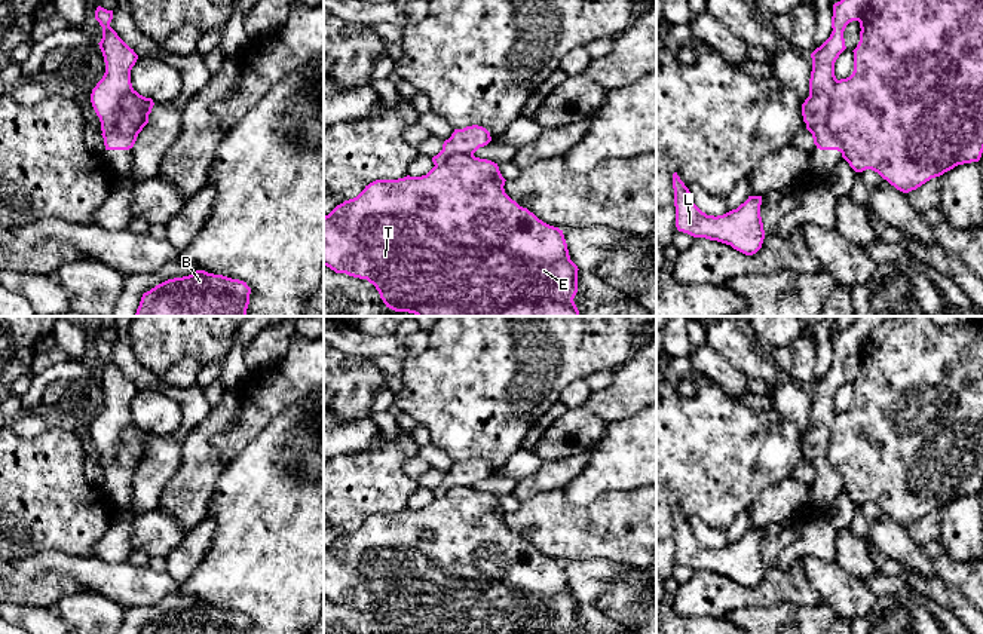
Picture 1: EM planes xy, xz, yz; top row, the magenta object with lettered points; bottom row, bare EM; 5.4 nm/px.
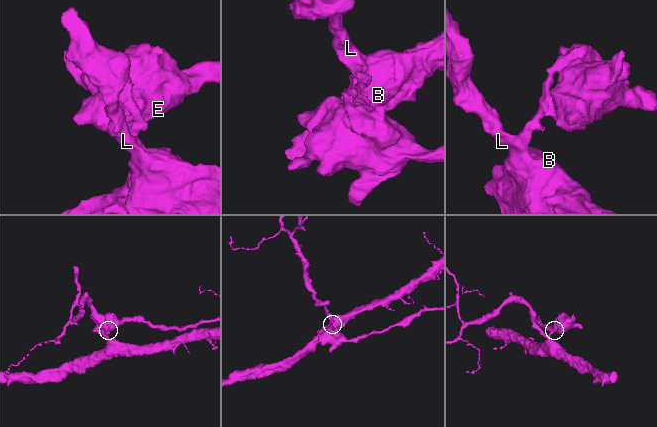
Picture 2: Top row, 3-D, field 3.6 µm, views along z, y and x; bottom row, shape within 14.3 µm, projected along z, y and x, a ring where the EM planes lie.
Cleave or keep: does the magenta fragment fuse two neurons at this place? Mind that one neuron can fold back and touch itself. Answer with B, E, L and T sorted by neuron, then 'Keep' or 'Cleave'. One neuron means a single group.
Groups: B L / E T. Cleave

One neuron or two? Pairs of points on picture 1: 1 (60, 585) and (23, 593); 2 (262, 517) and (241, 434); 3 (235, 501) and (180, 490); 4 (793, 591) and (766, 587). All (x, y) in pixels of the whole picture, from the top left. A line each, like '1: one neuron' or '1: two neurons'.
1: one neuron
2: two neurons
3: two neurons
4: one neuron

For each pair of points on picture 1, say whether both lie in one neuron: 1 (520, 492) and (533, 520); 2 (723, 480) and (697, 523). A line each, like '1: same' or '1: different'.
1: different
2: different

